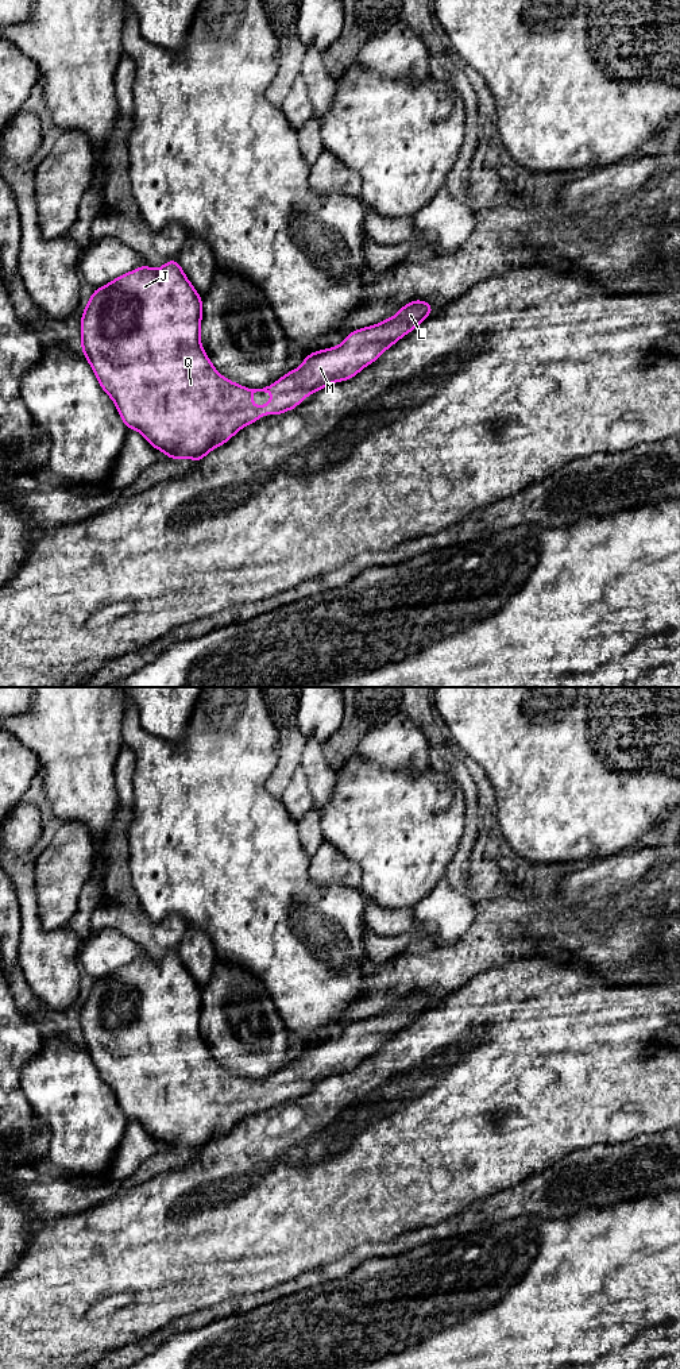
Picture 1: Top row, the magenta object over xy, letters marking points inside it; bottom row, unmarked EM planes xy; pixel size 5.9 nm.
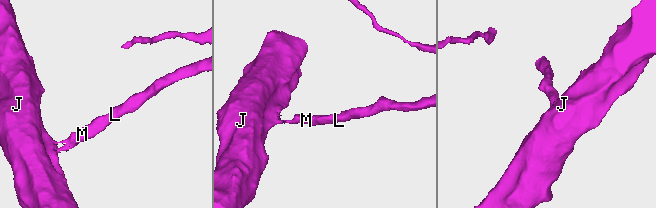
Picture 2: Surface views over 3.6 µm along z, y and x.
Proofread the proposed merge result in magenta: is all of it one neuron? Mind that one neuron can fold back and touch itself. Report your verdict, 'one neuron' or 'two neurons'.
one neuron

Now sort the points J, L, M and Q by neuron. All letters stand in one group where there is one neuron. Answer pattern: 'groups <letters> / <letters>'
groups J L M Q

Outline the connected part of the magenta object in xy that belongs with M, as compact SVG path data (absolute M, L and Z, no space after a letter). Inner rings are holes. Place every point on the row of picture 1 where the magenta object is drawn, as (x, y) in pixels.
M171 259L159 270L143 265L94 289L81 316L80 342L82 354L103 390L115 401L127 428L138 429L154 448L166 452L169 460L192 458L197 463L262 414L279 416L298 406L309 394L351 379L418 327L433 309L426 301L414 300L399 308L395 317L352 331L337 347L306 355L300 369L286 373L279 381L263 389L248 389L220 375L206 356L200 340L202 298L178 261ZM256 392L274 393L275 397L255 408L251 397Z

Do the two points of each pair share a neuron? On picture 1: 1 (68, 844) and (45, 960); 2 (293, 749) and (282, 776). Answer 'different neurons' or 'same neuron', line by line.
1: different neurons
2: same neuron

